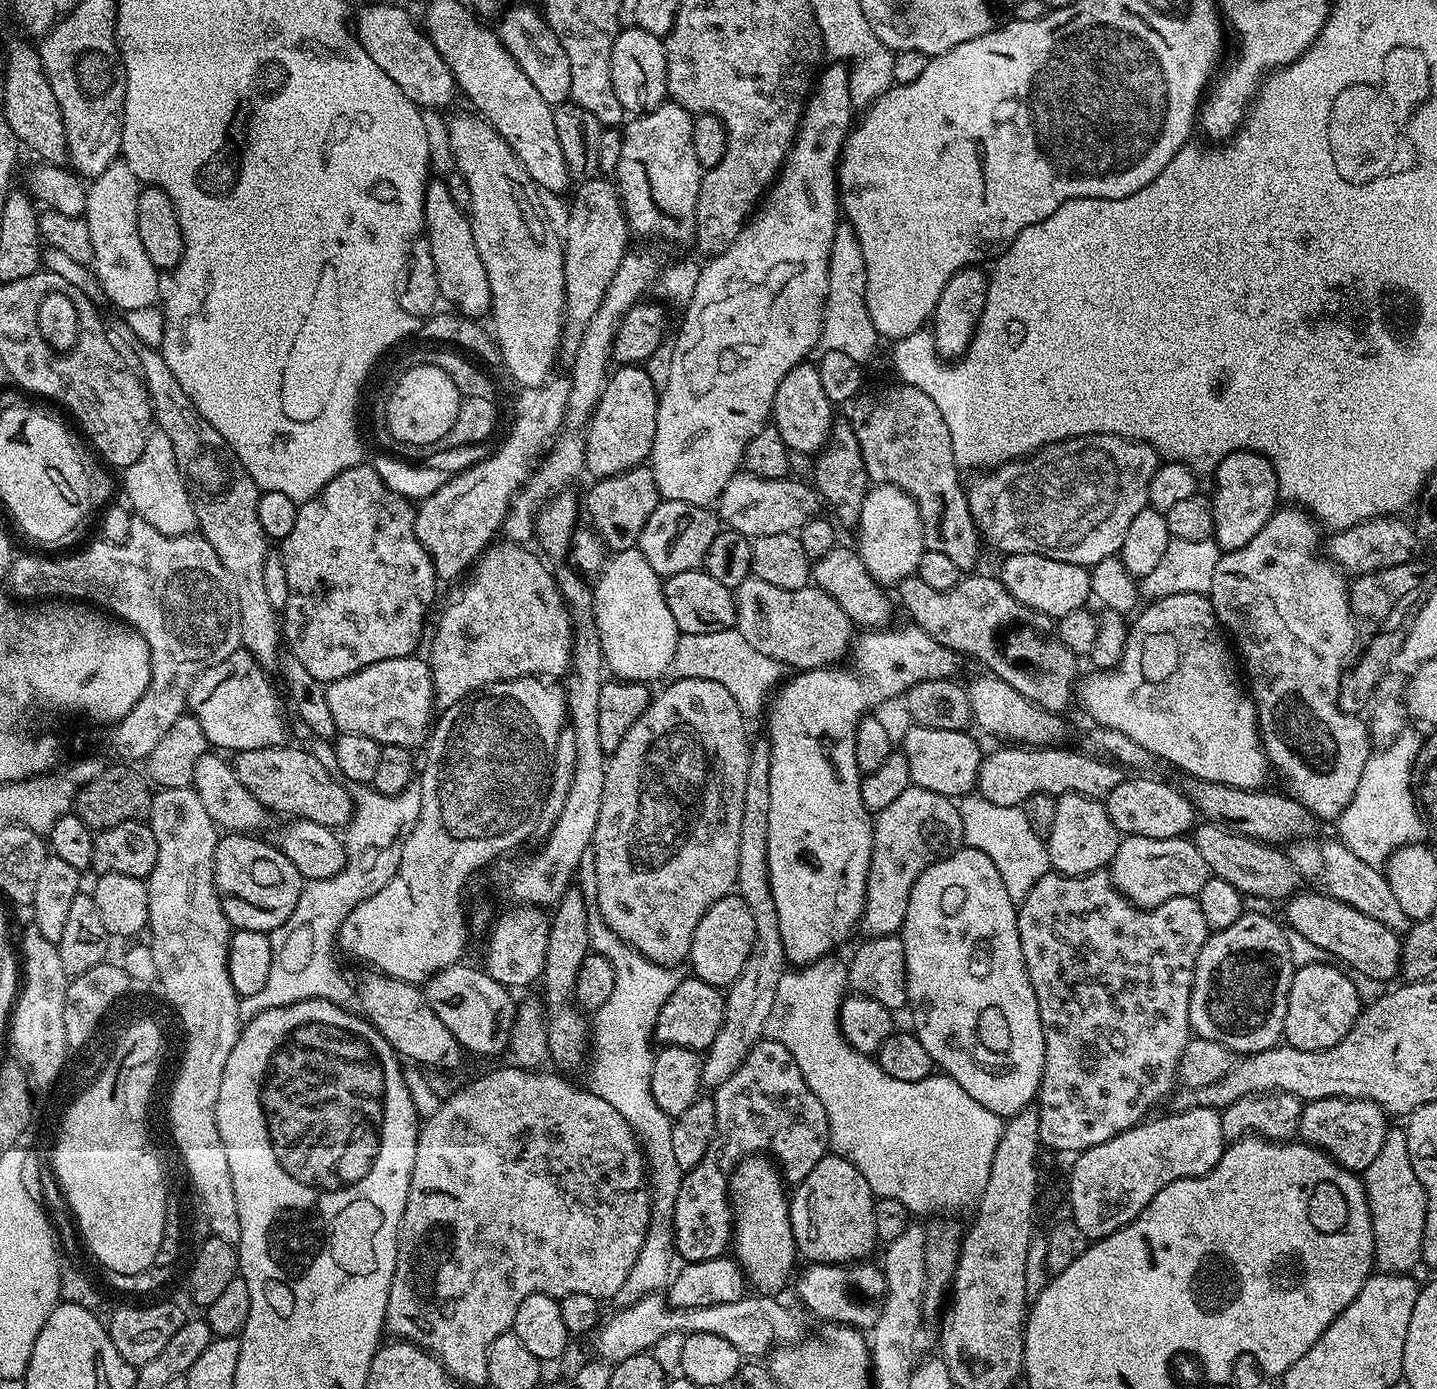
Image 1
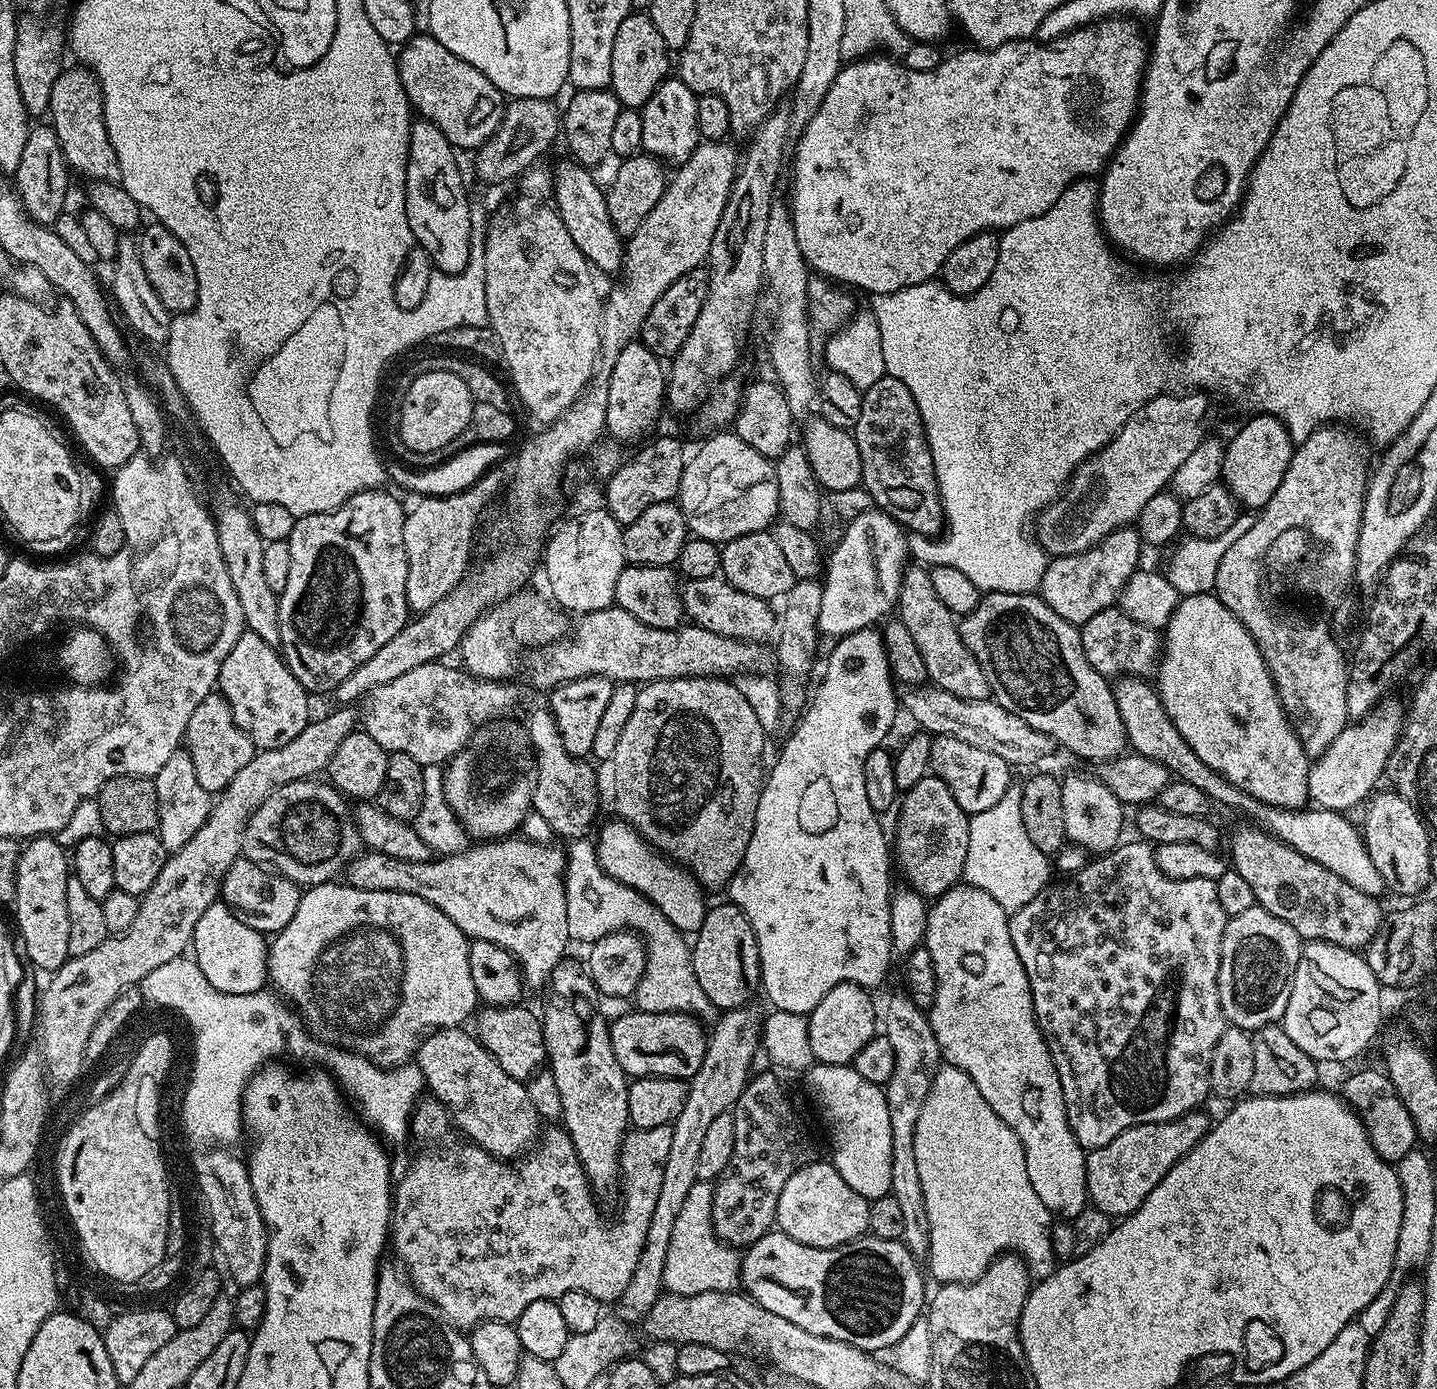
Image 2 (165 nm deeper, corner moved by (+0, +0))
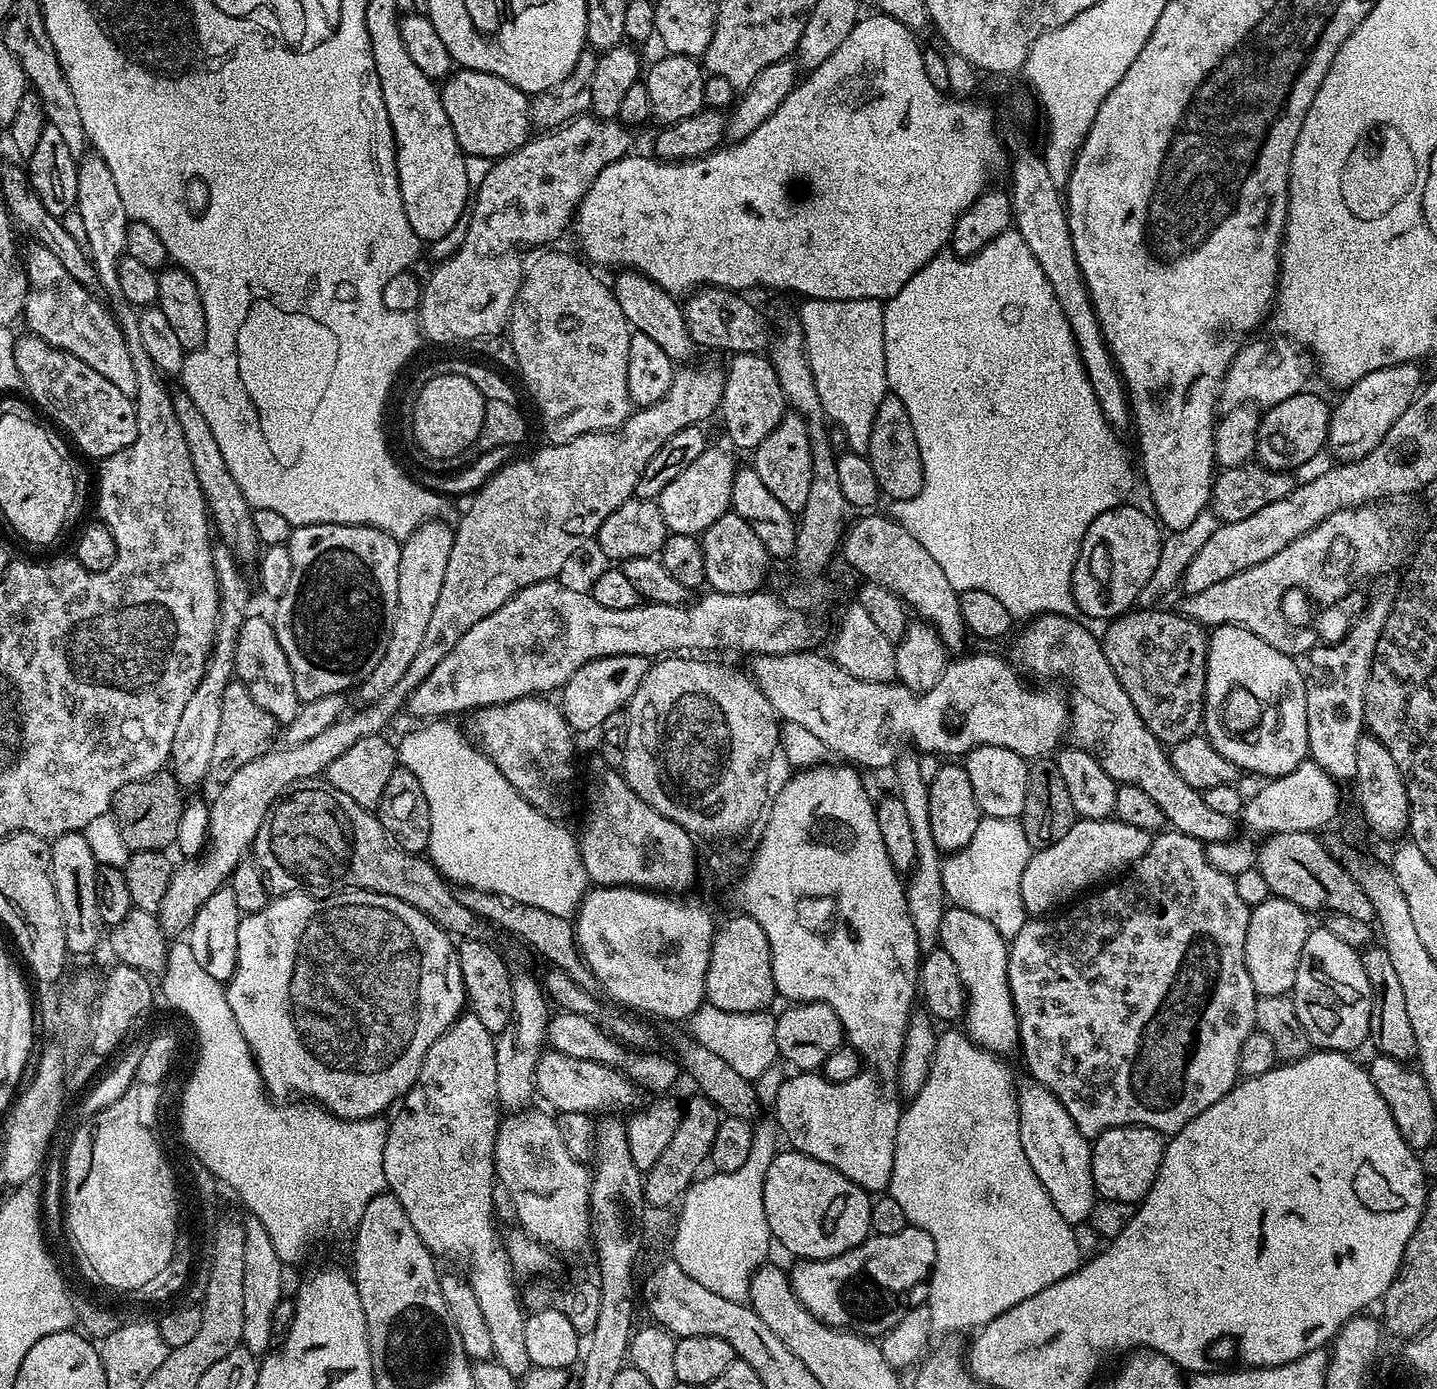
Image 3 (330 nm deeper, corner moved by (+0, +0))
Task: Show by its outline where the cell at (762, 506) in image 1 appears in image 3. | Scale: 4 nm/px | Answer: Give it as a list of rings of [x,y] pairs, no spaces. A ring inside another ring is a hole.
[[[705,447],[703,454],[694,458],[694,462],[690,462],[690,466],[686,466],[686,470],[682,470],[682,474],[678,474],[678,478],[674,478],[674,482],[670,482],[670,486],[666,486],[666,490],[662,490],[662,494],[658,498],[662,518],[666,522],[669,533],[677,532],[678,534],[699,537],[707,528],[714,526],[714,522],[718,522],[718,518],[722,518],[722,514],[730,511],[732,487],[737,467],[738,461],[726,449]]]

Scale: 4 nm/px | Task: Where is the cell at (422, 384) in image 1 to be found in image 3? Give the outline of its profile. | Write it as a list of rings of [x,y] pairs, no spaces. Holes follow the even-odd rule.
[[[462,376],[436,377],[427,382],[416,393],[416,405],[412,408],[412,436],[416,444],[425,452],[425,457],[443,461],[462,454],[482,430],[484,405],[482,394],[473,382]]]

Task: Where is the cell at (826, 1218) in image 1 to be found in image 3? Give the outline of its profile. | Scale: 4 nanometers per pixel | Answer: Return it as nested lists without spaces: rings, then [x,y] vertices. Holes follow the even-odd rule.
[[[795,1150],[787,1151],[777,1151],[776,1157],[772,1159],[766,1170],[764,1179],[764,1209],[773,1241],[777,1245],[781,1244],[792,1258],[825,1260],[834,1258],[868,1239],[872,1232],[870,1222],[872,1200],[869,1193],[854,1182],[850,1182],[850,1178],[846,1178],[838,1170],[826,1166],[826,1162],[818,1162]]]

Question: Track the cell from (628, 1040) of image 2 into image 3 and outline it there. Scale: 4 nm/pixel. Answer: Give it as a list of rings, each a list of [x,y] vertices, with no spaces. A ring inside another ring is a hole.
[[[557,1011],[548,1022],[546,1044],[551,1051],[570,1054],[570,1058],[582,1058],[590,1062],[607,1064],[610,1068],[618,1068],[632,1079],[633,1084],[641,1089],[649,1088],[650,1091],[656,1092],[652,1094],[667,1093],[668,1087],[676,1080],[676,1072],[678,1076],[678,1064],[671,1055],[659,1056],[659,1051],[656,1050],[625,1048],[617,1040],[612,1039],[595,1020],[582,1014]]]

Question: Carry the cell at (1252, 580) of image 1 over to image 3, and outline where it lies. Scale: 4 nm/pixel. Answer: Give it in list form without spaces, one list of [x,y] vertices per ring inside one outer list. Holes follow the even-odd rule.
[[[1419,363],[1395,364],[1382,370],[1374,370],[1366,374],[1358,382],[1354,382],[1343,393],[1340,405],[1331,409],[1332,417],[1328,423],[1327,447],[1340,462],[1360,460],[1367,452],[1374,450],[1382,438],[1386,438],[1386,430],[1402,418],[1402,414],[1416,399],[1421,387]]]

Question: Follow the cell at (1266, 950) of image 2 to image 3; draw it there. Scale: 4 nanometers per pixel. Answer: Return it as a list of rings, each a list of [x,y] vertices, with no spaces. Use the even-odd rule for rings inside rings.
[[[1272,896],[1249,911],[1246,970],[1250,970],[1250,982],[1254,982],[1257,997],[1291,993],[1298,974],[1298,962],[1302,958],[1302,946],[1306,946],[1310,931],[1308,920],[1309,913],[1281,896]]]

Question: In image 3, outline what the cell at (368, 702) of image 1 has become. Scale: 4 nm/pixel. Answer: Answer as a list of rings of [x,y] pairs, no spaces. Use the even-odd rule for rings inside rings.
[[[531,696],[479,708],[468,734],[532,808],[562,820],[571,812],[576,796],[576,738],[559,705],[546,700]]]

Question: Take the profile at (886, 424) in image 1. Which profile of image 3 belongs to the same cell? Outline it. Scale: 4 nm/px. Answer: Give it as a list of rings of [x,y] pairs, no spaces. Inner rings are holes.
[[[888,394],[878,406],[873,422],[866,459],[874,466],[874,478],[878,478],[881,493],[889,501],[909,500],[917,496],[924,485],[922,458],[918,450],[918,438],[914,438],[914,426],[910,426],[910,414],[902,406],[902,398]]]

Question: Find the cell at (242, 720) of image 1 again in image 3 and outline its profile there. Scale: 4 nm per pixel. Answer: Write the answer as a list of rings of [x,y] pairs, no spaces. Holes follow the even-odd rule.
[[[245,615],[242,630],[236,643],[235,679],[241,680],[250,690],[250,698],[276,719],[277,725],[289,724],[298,714],[302,701],[294,690],[295,674],[290,670],[290,662],[286,662],[286,650],[278,642],[276,625],[264,616]]]

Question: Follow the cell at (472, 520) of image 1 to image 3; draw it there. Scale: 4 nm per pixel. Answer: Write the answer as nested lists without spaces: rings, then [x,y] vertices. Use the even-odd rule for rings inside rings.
[[[443,519],[428,520],[409,534],[400,545],[398,558],[398,606],[392,623],[390,642],[386,642],[386,654],[382,662],[374,666],[374,674],[366,677],[358,686],[361,701],[371,702],[382,698],[386,690],[398,686],[402,674],[410,670],[410,662],[418,655],[422,637],[426,634],[438,594],[442,590],[442,578],[446,578],[446,562],[450,562],[450,550],[456,541],[453,525],[443,524]]]

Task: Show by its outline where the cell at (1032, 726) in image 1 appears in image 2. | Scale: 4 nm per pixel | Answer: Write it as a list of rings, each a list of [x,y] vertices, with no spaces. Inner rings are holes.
[[[905,567],[898,601],[898,618],[906,626],[906,630],[910,630],[910,635],[914,637],[914,646],[918,646],[918,654],[922,654],[922,662],[926,662],[928,680],[935,687],[946,690],[958,698],[966,698],[967,700],[989,699],[990,682],[986,678],[982,666],[978,666],[978,658],[974,658],[974,654],[970,654],[966,642],[962,642],[957,617],[953,616],[950,610],[946,610],[944,603],[938,599],[938,593],[934,591],[934,585],[930,582],[930,571],[927,567]]]

